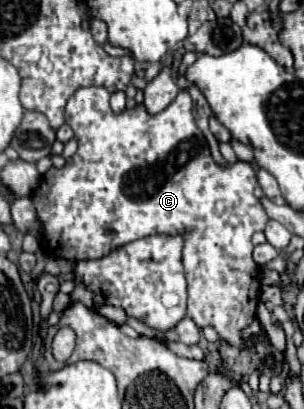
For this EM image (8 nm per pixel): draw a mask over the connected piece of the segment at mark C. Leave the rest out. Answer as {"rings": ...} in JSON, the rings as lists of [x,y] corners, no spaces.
{"rings":[[[90,86],[90,88],[80,88],[76,90],[76,94],[72,94],[72,98],[68,100],[68,106],[66,106],[66,122],[70,124],[70,128],[74,130],[76,134],[76,140],[78,140],[78,150],[72,158],[66,160],[66,164],[62,168],[50,168],[46,174],[42,174],[42,182],[40,186],[32,192],[32,202],[34,202],[34,208],[36,208],[36,214],[38,214],[38,220],[42,224],[42,248],[48,256],[54,256],[54,258],[64,258],[64,260],[70,260],[70,262],[80,262],[80,260],[94,260],[94,258],[102,258],[104,254],[108,254],[110,250],[116,250],[132,240],[138,240],[138,238],[144,238],[144,236],[152,236],[152,234],[180,234],[186,242],[186,250],[184,250],[184,256],[182,256],[182,262],[184,262],[184,274],[186,274],[186,284],[188,284],[188,316],[200,326],[200,328],[206,328],[206,326],[212,326],[218,336],[228,342],[230,346],[236,346],[238,350],[248,350],[252,348],[256,342],[258,342],[258,336],[250,336],[248,340],[242,338],[242,332],[254,322],[256,318],[256,306],[258,306],[258,288],[260,288],[260,272],[258,272],[258,264],[252,260],[252,234],[256,230],[264,230],[266,222],[268,222],[268,216],[264,212],[264,206],[260,204],[260,200],[254,196],[254,188],[258,184],[256,180],[256,170],[252,168],[246,168],[242,164],[226,164],[226,166],[220,166],[214,162],[212,154],[210,154],[210,148],[208,148],[208,142],[204,138],[204,134],[198,130],[196,126],[196,120],[194,120],[194,114],[192,114],[192,98],[188,94],[188,90],[182,90],[176,100],[162,112],[158,114],[148,114],[144,104],[136,104],[134,108],[126,108],[124,112],[116,114],[112,112],[110,108],[110,96],[108,96],[108,90],[104,88],[96,88],[96,86]]]}

